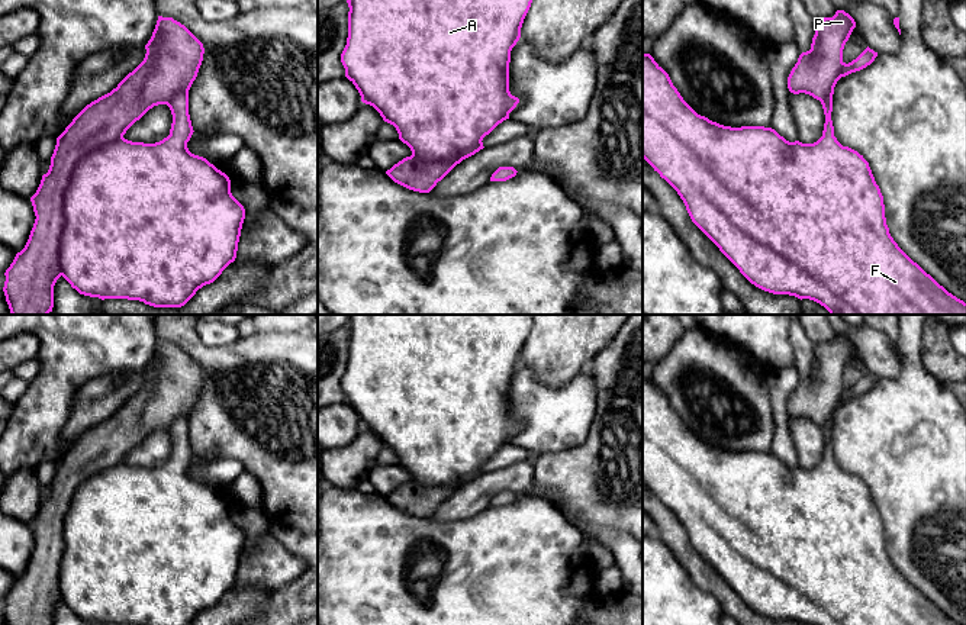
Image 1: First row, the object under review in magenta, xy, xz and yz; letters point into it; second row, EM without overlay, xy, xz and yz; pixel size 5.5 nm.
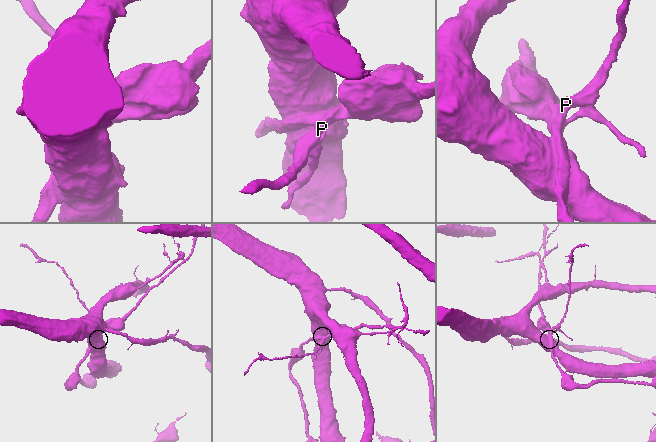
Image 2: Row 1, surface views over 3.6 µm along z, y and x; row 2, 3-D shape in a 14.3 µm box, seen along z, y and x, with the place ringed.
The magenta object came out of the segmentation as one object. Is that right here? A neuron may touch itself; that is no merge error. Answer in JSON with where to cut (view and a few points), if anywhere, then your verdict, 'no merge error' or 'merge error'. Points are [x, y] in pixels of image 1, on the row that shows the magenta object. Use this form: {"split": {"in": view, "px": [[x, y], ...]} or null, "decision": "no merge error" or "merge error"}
{"split": {"in": "xy", "px": [[122, 137], [90, 151], [76, 166], [64, 195], [61, 274]]}, "decision": "merge error"}

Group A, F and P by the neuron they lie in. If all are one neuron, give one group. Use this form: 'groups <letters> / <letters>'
groups A F / P

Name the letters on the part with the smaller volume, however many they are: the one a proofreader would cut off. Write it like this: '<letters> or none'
P

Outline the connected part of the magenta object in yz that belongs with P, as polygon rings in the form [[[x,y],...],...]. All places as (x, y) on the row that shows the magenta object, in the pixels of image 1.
[[[844,10],[833,17],[815,20],[811,49],[802,52],[788,77],[788,88],[793,94],[805,93],[820,100],[825,115],[822,135],[834,136],[831,120],[833,94],[837,81],[870,65],[878,52],[869,46],[851,62],[843,61],[843,49],[849,41],[854,19]]]

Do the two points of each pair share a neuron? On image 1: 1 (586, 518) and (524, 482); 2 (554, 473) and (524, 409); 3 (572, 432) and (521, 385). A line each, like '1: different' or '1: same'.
1: different
2: different
3: same

